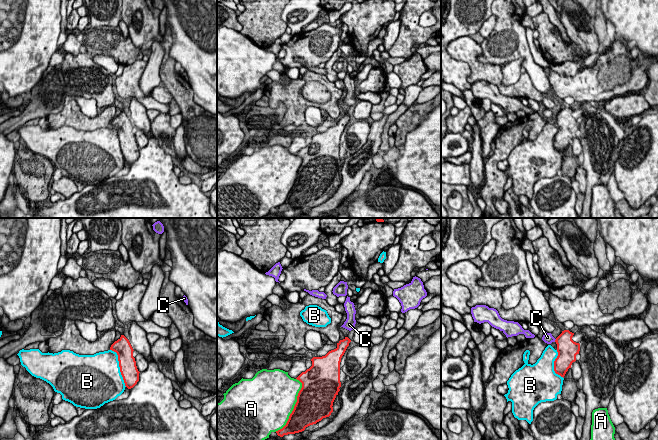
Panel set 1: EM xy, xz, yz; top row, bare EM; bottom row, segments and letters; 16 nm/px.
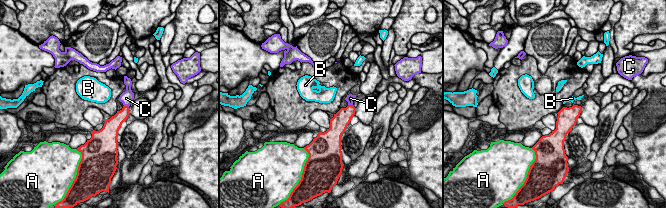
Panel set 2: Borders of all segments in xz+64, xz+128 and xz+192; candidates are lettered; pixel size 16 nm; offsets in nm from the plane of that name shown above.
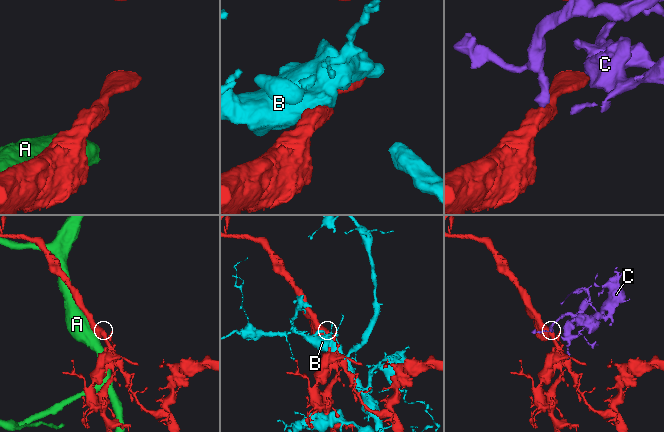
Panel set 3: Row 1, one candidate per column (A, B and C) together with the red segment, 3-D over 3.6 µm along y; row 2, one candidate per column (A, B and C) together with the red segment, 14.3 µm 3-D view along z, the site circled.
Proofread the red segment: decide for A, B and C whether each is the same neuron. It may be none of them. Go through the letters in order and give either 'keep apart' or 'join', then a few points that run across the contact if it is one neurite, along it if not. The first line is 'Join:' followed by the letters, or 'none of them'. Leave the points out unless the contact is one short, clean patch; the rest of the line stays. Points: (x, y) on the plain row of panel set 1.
Join: C
A: keep apart
B: keep apart
C: join; line yz (567, 125), (555, 116), (547, 113)

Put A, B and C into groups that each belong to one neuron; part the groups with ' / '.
A / B / C

